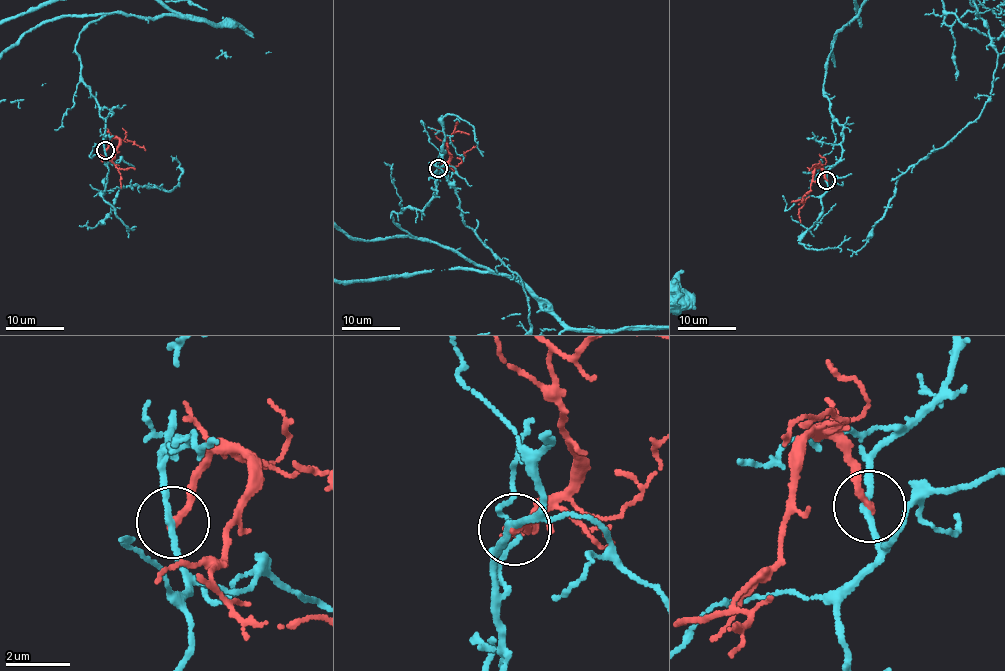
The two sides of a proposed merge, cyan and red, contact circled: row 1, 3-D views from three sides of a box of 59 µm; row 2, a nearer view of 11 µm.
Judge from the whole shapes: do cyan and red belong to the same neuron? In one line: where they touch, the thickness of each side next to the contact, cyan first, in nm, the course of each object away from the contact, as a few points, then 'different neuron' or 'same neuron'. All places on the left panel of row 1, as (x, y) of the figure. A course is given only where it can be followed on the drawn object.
(105, 150) | 190/200 nm | cyan via (105, 150), (75, 50), (100, 16), (87, 14), (45, 20) | red via (105, 150), (114, 138), (119, 140), (112, 161), (120, 175), (121, 188) | different neuron

